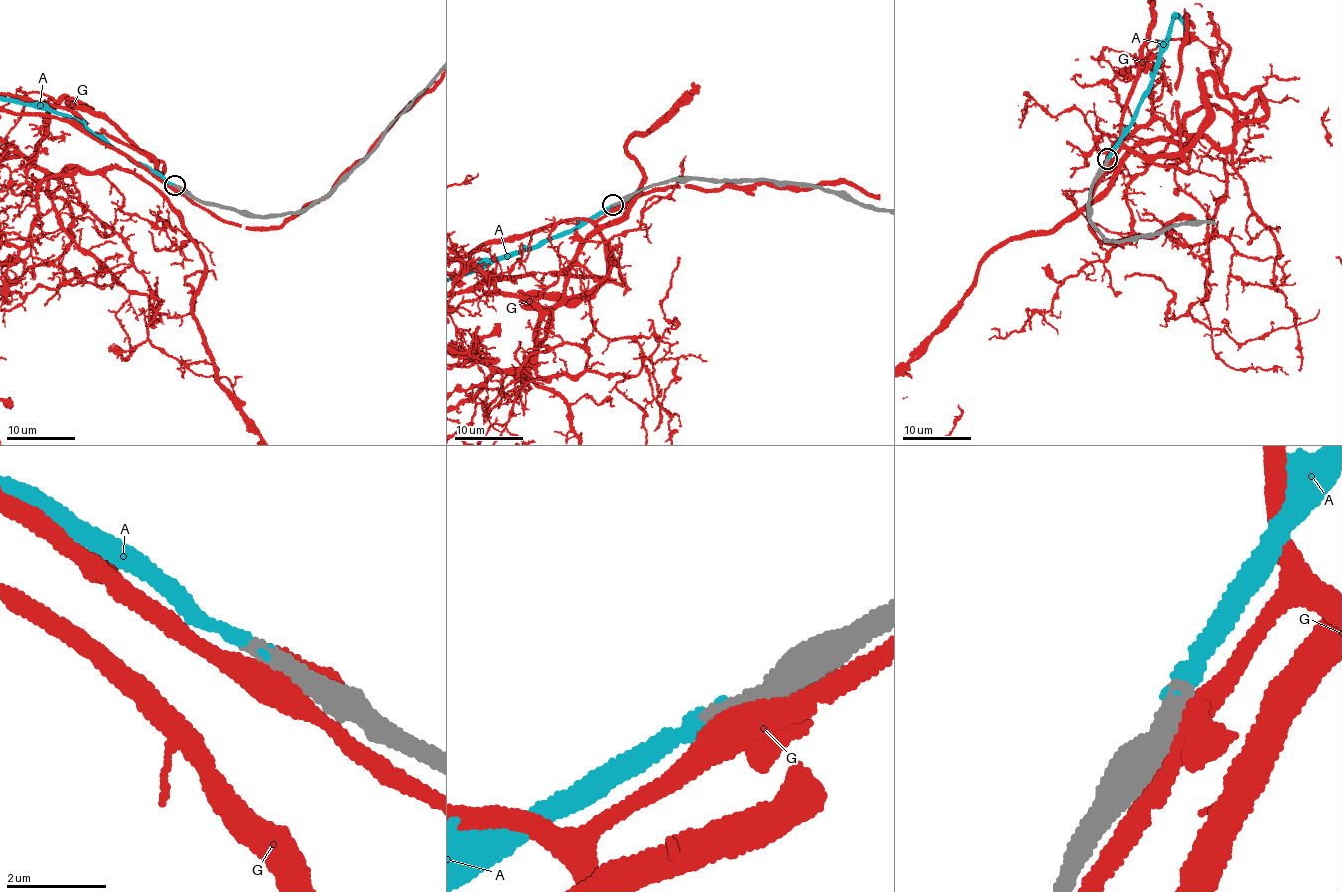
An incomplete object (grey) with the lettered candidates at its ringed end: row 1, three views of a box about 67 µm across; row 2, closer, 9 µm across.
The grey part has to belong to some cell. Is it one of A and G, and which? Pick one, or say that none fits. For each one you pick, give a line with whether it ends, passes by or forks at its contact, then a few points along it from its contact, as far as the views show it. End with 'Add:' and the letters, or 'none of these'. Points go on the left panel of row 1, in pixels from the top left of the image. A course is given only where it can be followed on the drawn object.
A: it ends
Add: A

